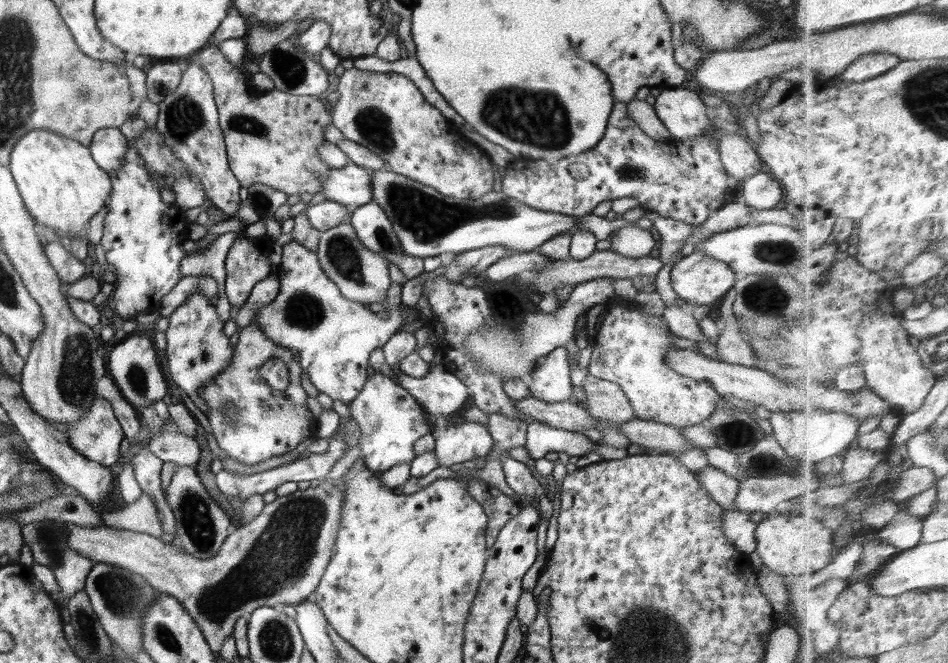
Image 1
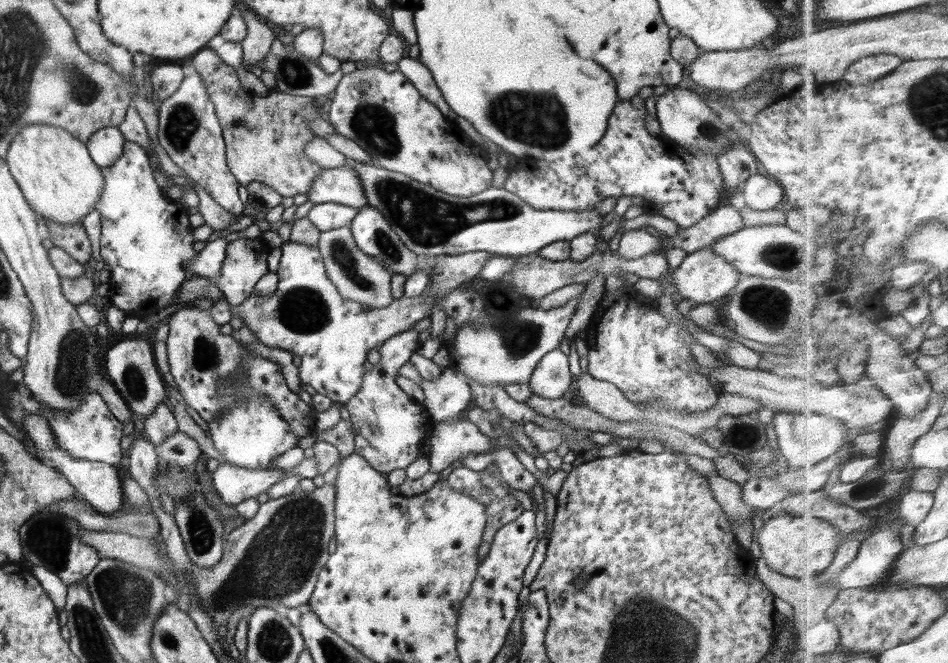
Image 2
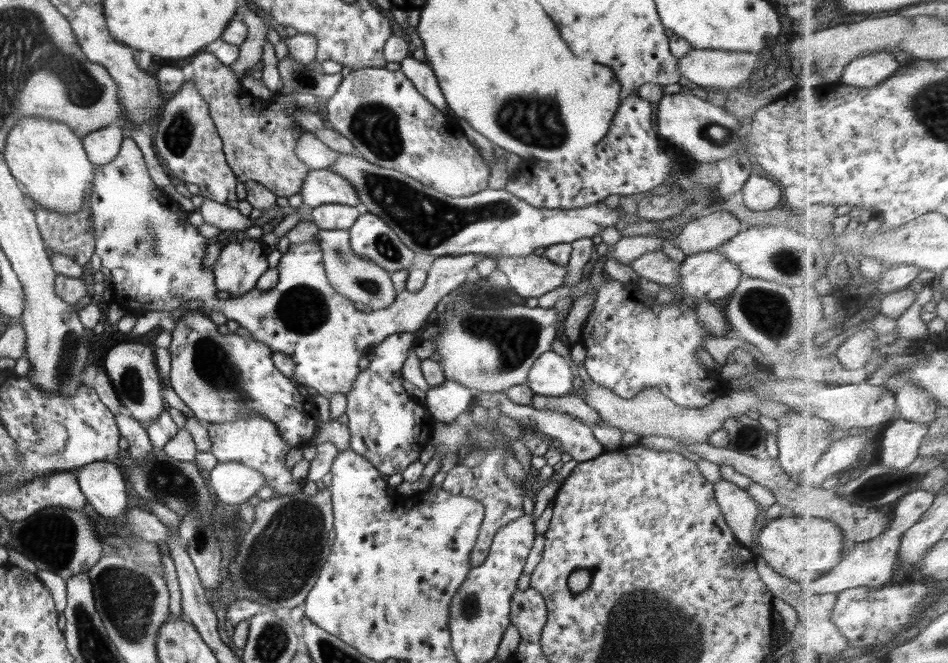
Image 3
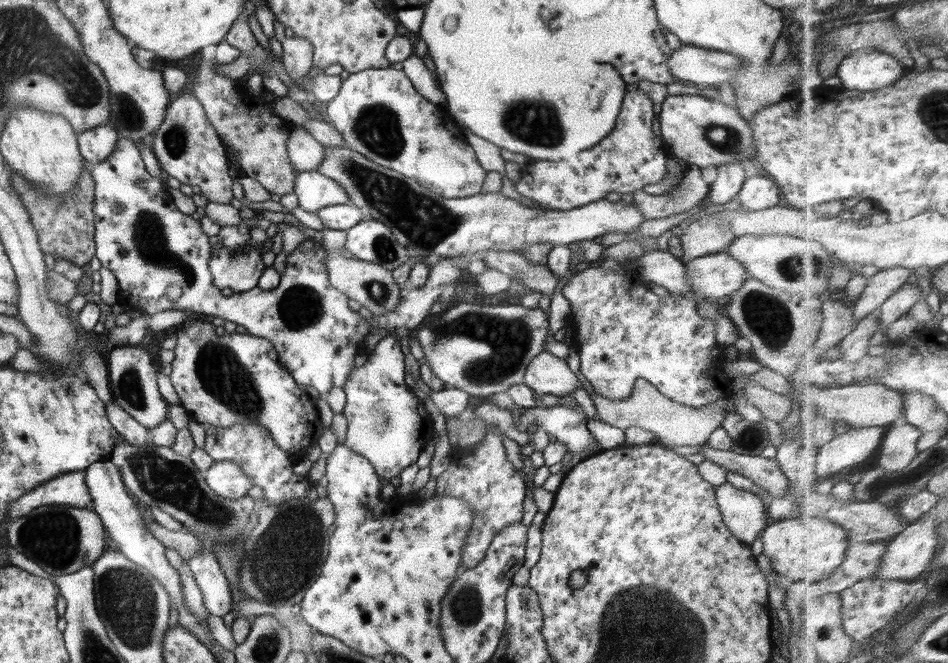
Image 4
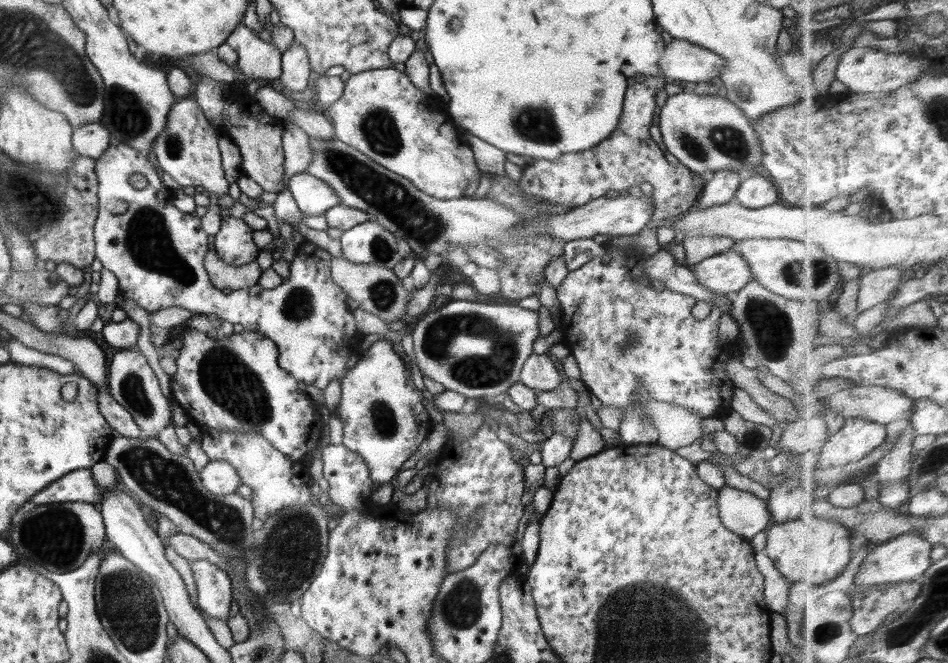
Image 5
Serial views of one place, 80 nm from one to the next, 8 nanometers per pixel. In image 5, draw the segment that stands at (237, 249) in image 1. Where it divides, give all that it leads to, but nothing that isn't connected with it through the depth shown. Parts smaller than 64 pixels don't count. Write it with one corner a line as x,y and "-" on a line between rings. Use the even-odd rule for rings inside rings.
210,245
204,259
204,270
209,280
218,289
230,288
234,293
237,290
250,288
258,284
262,271
257,261
252,261
244,266
228,266
221,261
218,251

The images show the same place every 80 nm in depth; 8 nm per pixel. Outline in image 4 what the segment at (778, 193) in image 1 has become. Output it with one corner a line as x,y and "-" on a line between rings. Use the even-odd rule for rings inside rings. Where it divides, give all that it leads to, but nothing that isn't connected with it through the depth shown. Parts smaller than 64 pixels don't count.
759,175
745,179
737,197
740,206
750,210
764,210
783,203
776,183

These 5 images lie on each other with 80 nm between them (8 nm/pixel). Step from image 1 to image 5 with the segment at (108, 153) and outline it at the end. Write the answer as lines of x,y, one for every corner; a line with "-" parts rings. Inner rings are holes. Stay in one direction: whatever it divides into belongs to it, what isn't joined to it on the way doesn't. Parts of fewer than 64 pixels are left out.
102,123
84,124
72,130
73,150
82,156
97,160
112,142

